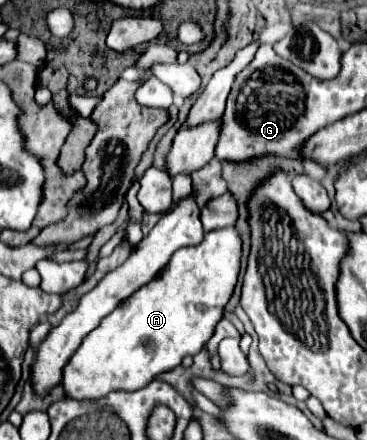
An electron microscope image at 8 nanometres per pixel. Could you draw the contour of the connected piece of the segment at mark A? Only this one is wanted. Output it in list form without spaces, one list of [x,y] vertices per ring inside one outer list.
[[[224,228],[204,234],[198,246],[176,250],[154,280],[136,290],[84,338],[64,366],[66,396],[98,400],[116,390],[136,392],[158,374],[176,368],[184,356],[198,354],[214,334],[214,326],[236,286],[240,246],[236,228]]]

